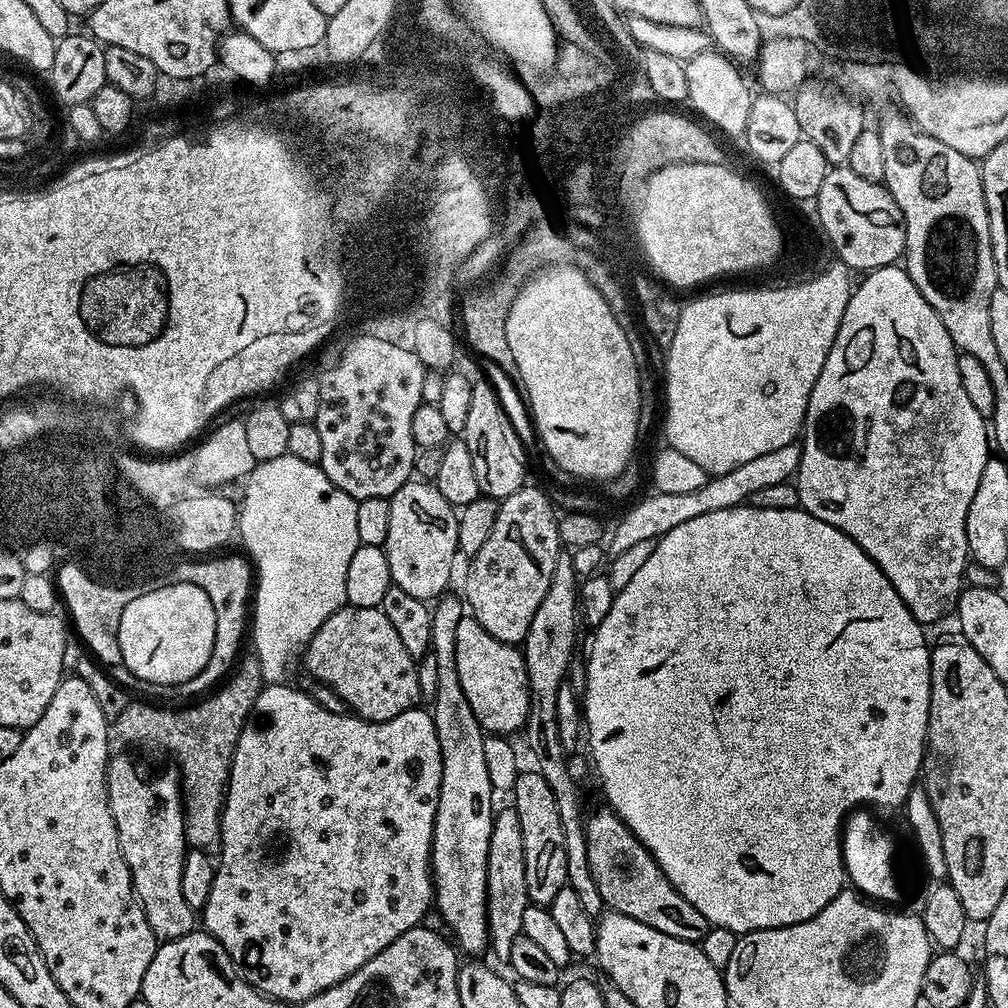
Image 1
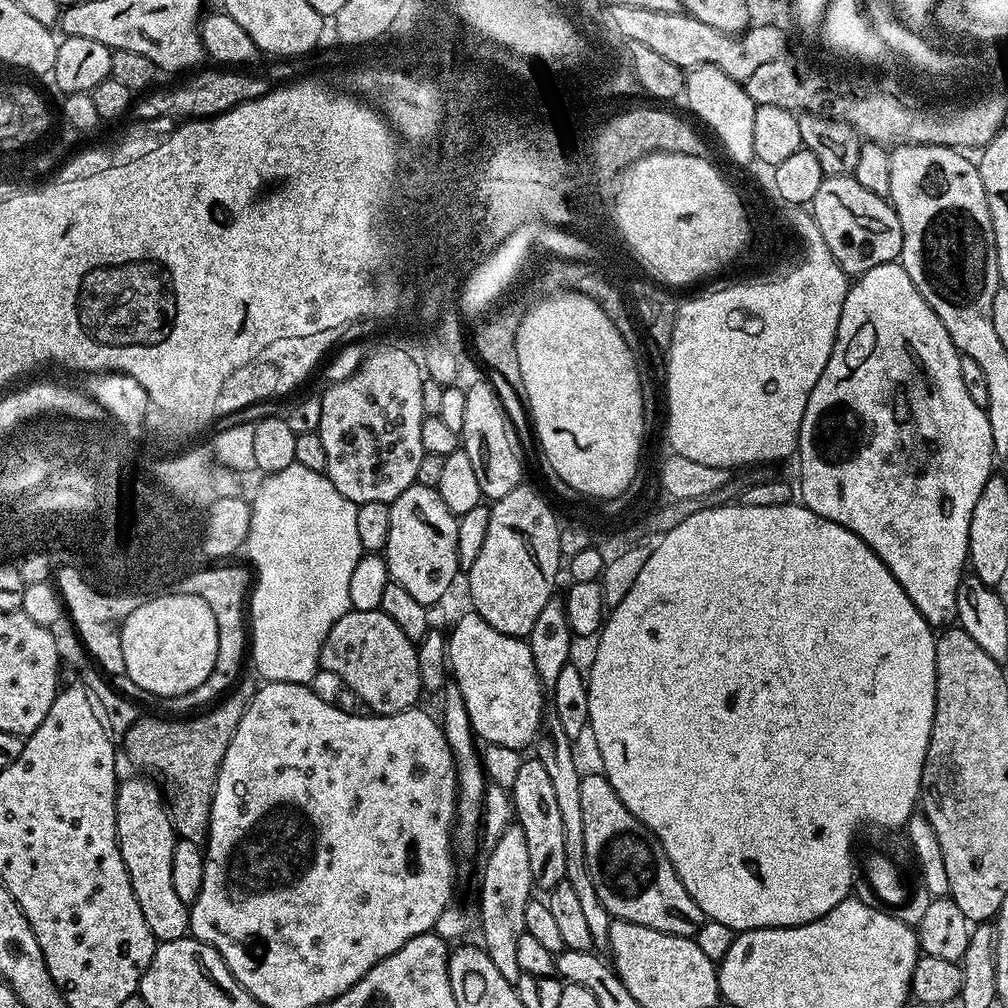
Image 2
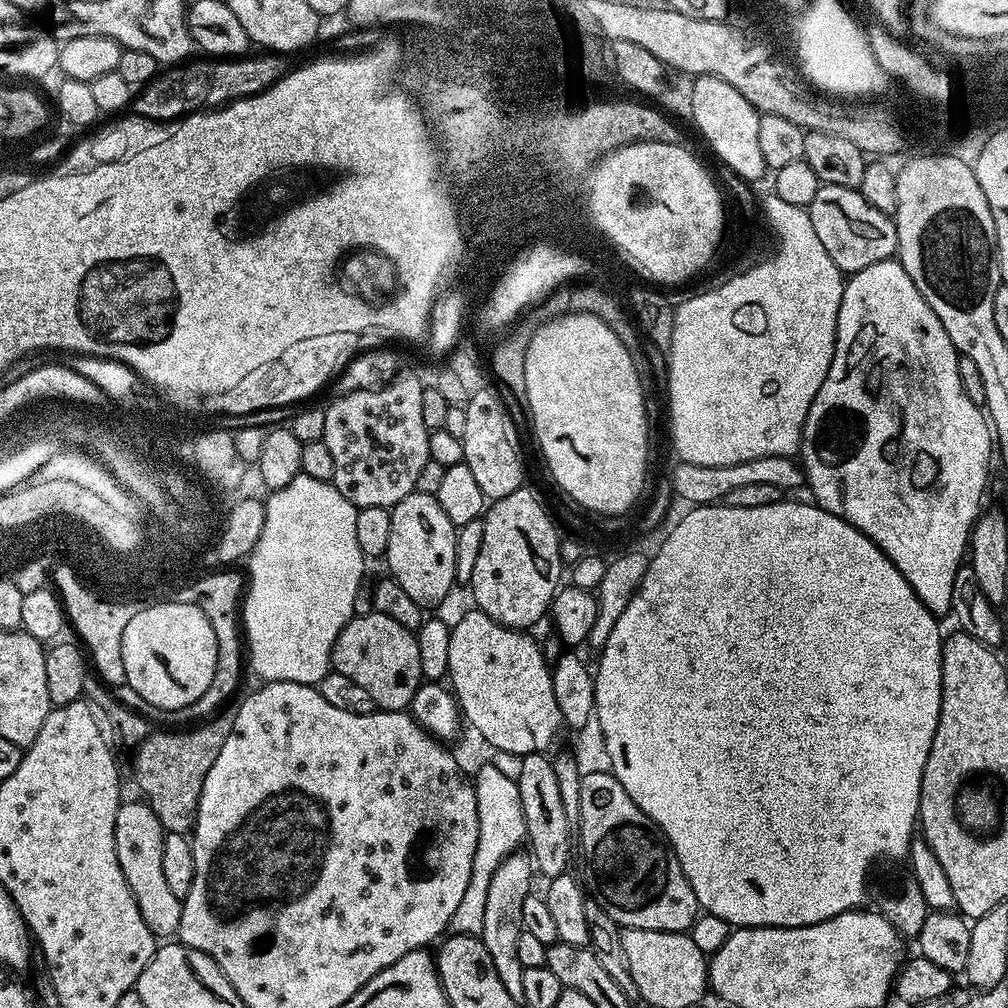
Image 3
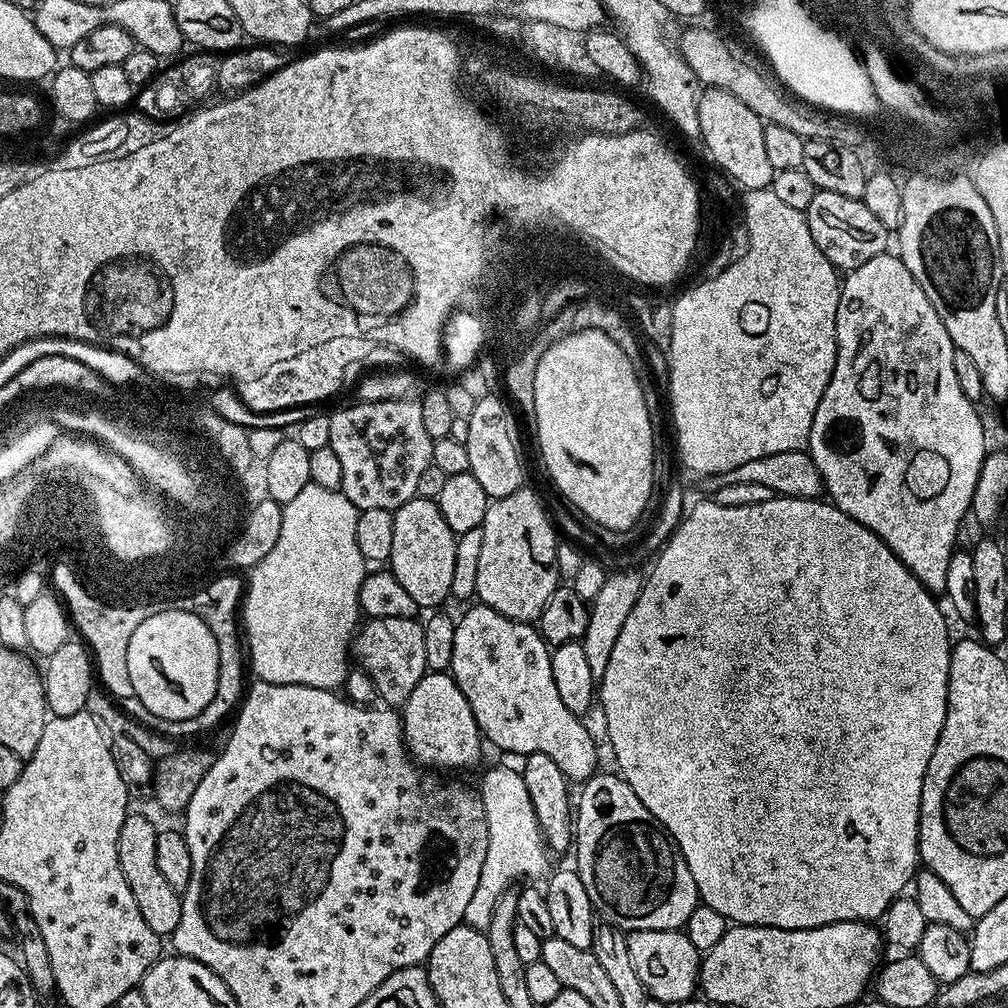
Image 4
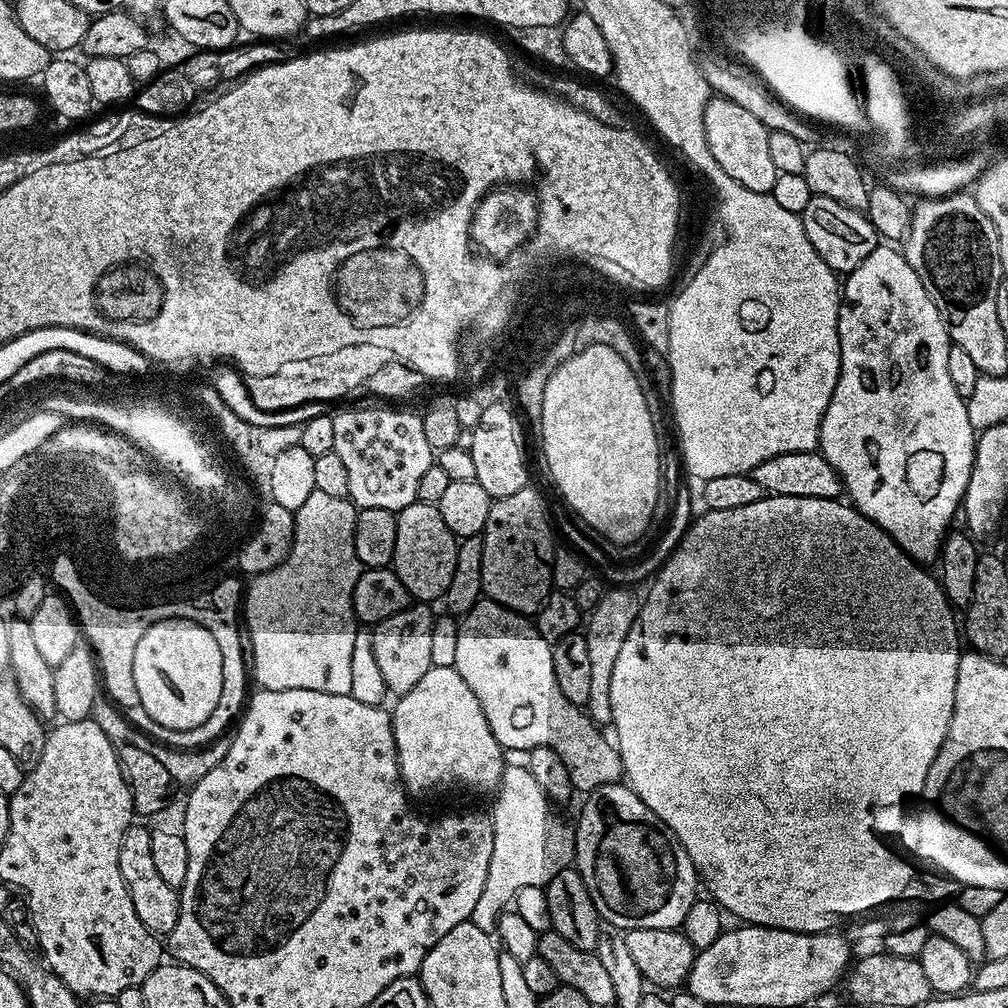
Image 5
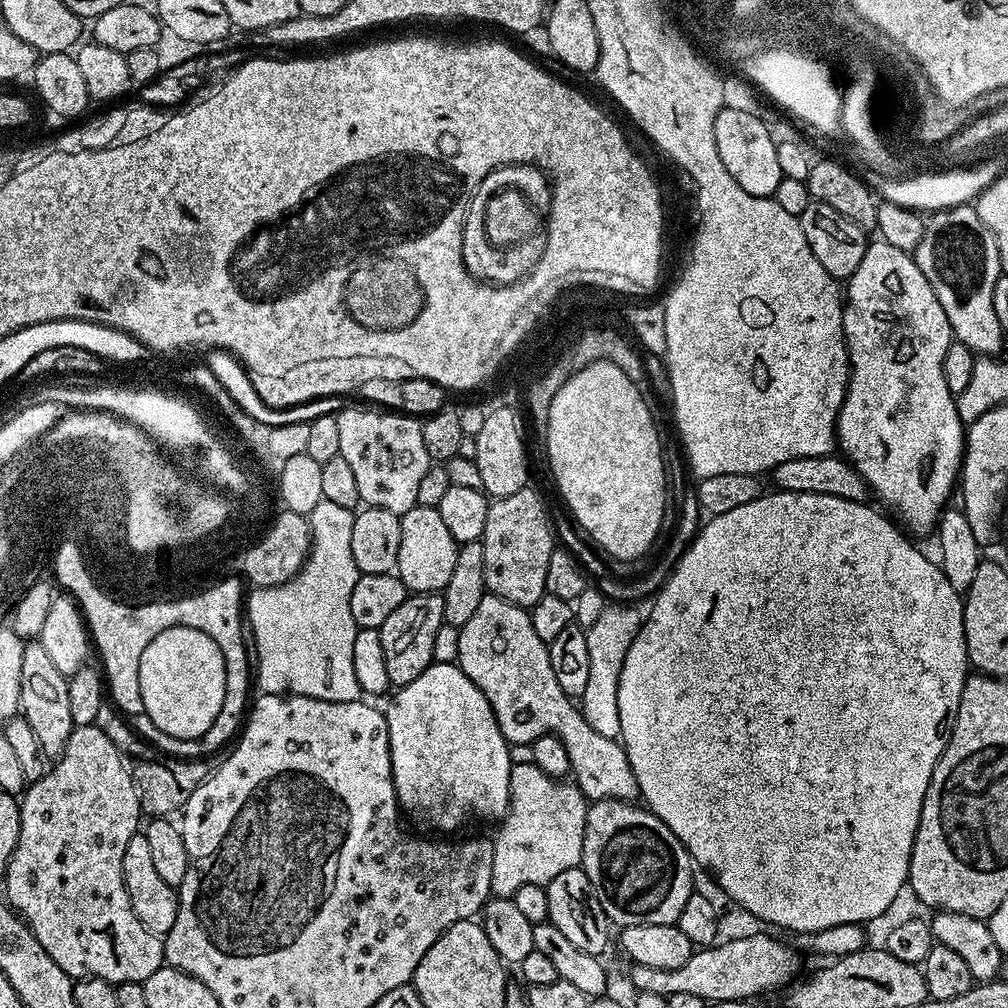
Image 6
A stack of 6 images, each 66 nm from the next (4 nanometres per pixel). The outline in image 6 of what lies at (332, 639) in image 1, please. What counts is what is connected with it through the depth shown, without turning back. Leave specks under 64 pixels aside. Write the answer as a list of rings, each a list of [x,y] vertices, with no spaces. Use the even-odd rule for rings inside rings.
[[[438,592],[412,594],[378,630],[380,652],[384,655],[384,672],[392,686],[409,684],[433,664],[434,636],[438,628],[445,624],[442,606],[444,597]]]

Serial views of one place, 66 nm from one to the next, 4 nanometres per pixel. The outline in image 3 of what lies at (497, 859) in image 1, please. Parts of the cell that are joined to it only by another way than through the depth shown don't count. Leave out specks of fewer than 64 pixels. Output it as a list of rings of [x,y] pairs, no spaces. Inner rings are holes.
[[[517,850],[511,852],[494,870],[490,878],[490,887],[486,894],[486,914],[482,917],[481,942],[486,946],[486,954],[494,962],[496,976],[506,986],[510,998],[523,1001],[522,974],[525,968],[522,962],[518,962],[518,938],[525,932],[522,922],[522,902],[533,895],[532,876],[534,877],[534,865],[532,857],[527,851]]]

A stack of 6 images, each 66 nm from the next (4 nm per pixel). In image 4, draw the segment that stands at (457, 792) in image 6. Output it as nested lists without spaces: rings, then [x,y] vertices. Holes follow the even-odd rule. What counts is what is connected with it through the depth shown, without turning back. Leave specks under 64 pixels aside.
[[[429,671],[418,682],[418,686],[414,686],[410,698],[402,705],[402,723],[408,754],[417,765],[432,770],[464,768],[480,756],[482,737],[474,710],[470,710],[466,694],[458,690],[456,679],[447,671]]]

